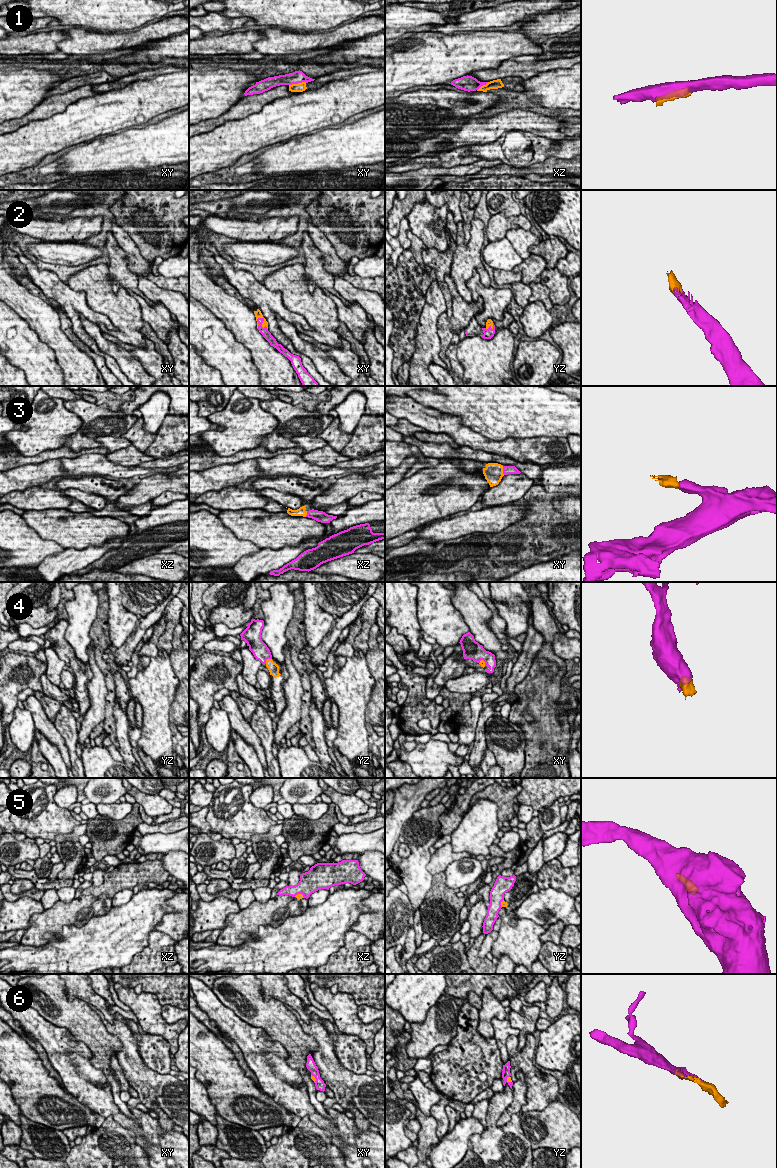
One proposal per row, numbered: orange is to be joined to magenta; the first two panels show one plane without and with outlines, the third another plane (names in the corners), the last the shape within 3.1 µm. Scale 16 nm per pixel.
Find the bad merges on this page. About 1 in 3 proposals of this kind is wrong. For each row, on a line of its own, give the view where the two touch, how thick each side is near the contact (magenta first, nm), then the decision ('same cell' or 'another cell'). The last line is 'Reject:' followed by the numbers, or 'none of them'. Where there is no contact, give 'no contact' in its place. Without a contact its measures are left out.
1: contact in xy; calibres 200 and 160 nm; another cell
2: contact in xy; calibres 130 and 120 nm; same cell
3: contact in xy; calibres 130 and 300 nm; same cell
4: contact in yz; calibres 280 and 170 nm; same cell
5: contact in xz; calibres 340 and 90 nm; another cell
6: contact in yz; calibres 130 and 60 nm; same cell
Reject: 1, 5

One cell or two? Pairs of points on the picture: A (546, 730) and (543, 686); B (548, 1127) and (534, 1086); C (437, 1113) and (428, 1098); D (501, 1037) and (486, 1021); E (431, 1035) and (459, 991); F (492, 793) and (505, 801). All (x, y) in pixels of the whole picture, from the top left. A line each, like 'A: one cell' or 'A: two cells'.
A: one cell
B: two cells
C: two cells
D: two cells
E: two cells
F: one cell

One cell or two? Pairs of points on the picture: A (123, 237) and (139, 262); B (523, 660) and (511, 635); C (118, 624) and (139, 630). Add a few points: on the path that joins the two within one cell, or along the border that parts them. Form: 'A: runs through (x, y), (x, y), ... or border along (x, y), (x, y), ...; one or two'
A: runs through (125, 243), (131, 249), (134, 256); one
B: border along (523, 643), (519, 655); two
C: border along (139, 616), (131, 634), (119, 647); two

